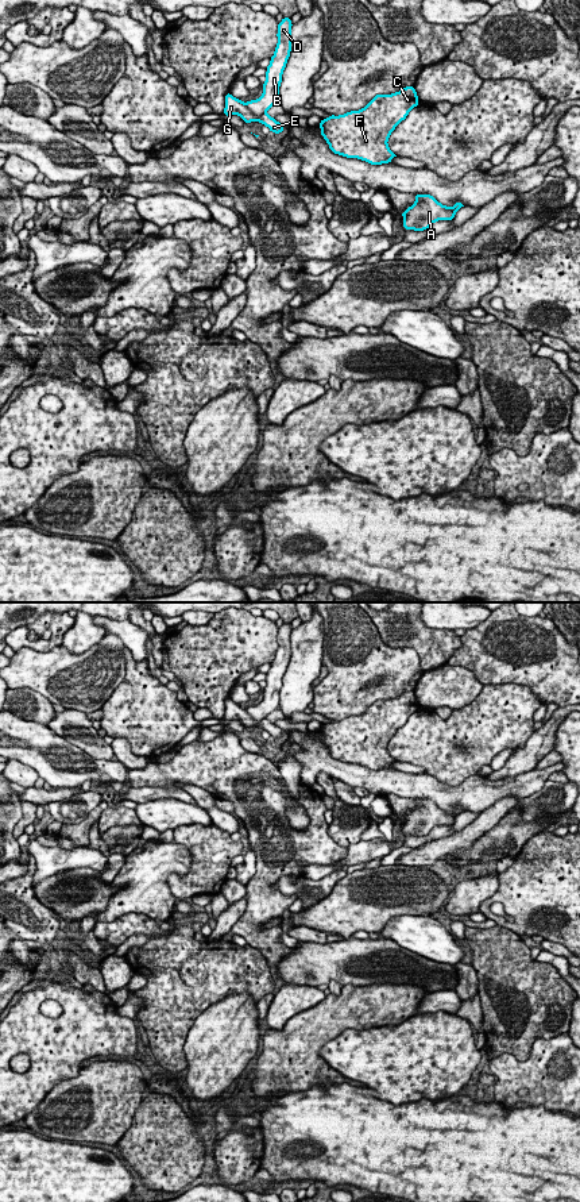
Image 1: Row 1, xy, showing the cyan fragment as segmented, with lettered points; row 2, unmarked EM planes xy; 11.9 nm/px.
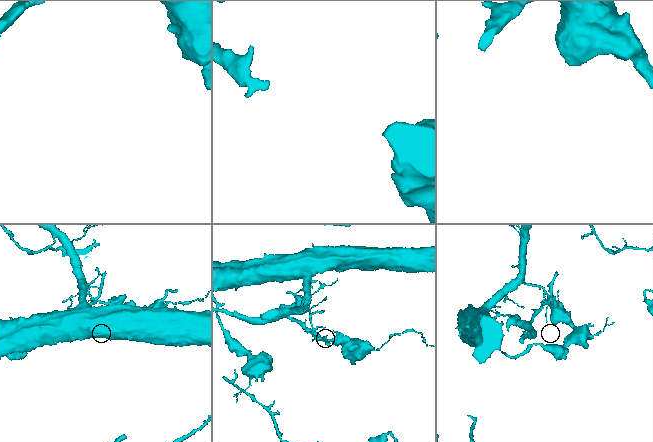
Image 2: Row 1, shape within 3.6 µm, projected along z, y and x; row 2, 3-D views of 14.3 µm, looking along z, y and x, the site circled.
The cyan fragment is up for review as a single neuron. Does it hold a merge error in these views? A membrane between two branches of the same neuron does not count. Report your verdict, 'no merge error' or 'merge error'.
merge error

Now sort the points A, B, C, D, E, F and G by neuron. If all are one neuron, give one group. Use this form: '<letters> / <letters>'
A C E F G / B D

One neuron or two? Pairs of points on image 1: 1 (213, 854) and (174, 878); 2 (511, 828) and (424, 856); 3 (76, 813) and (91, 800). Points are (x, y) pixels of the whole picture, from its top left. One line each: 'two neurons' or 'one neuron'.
1: one neuron
2: two neurons
3: one neuron

